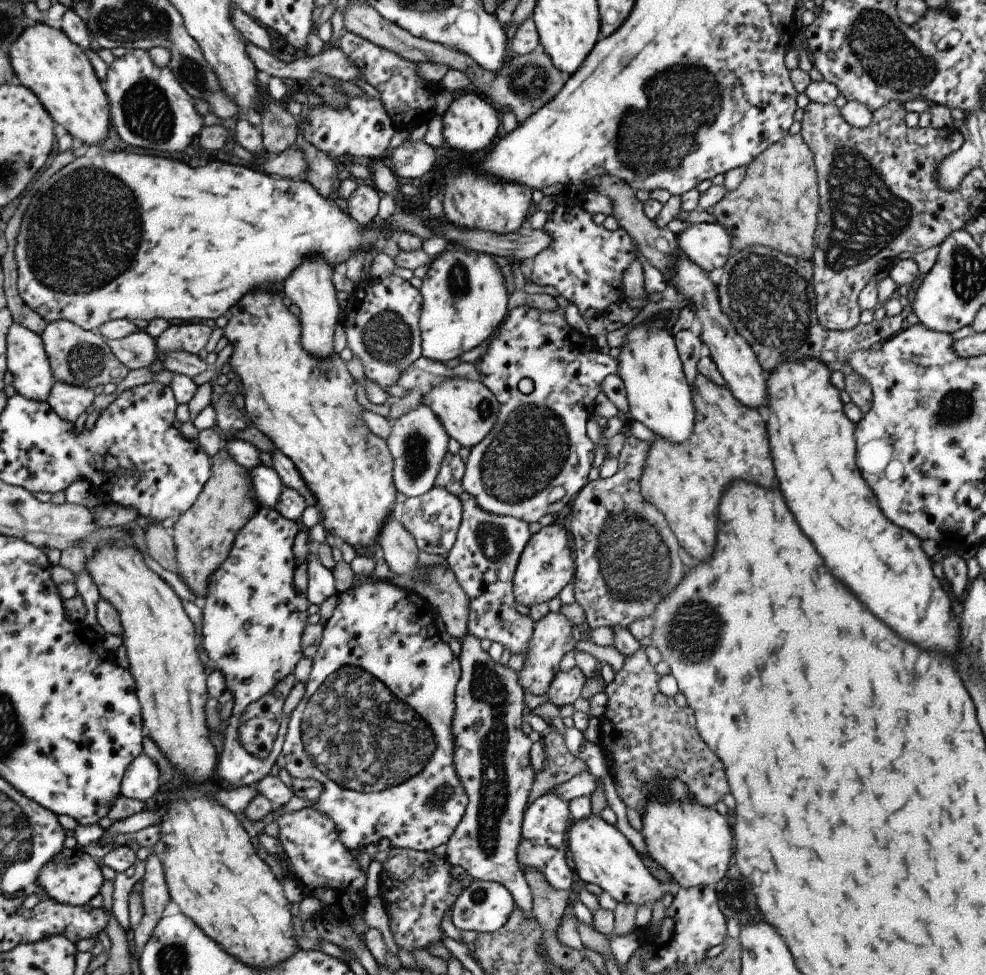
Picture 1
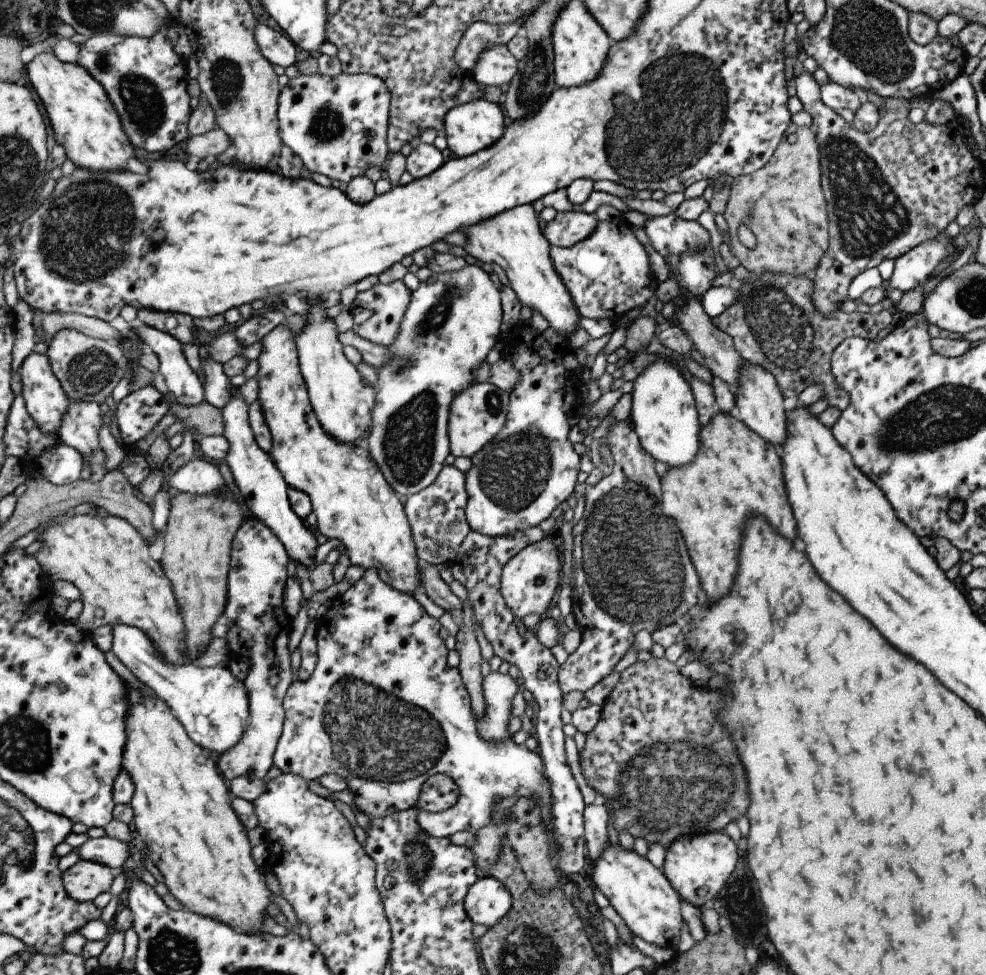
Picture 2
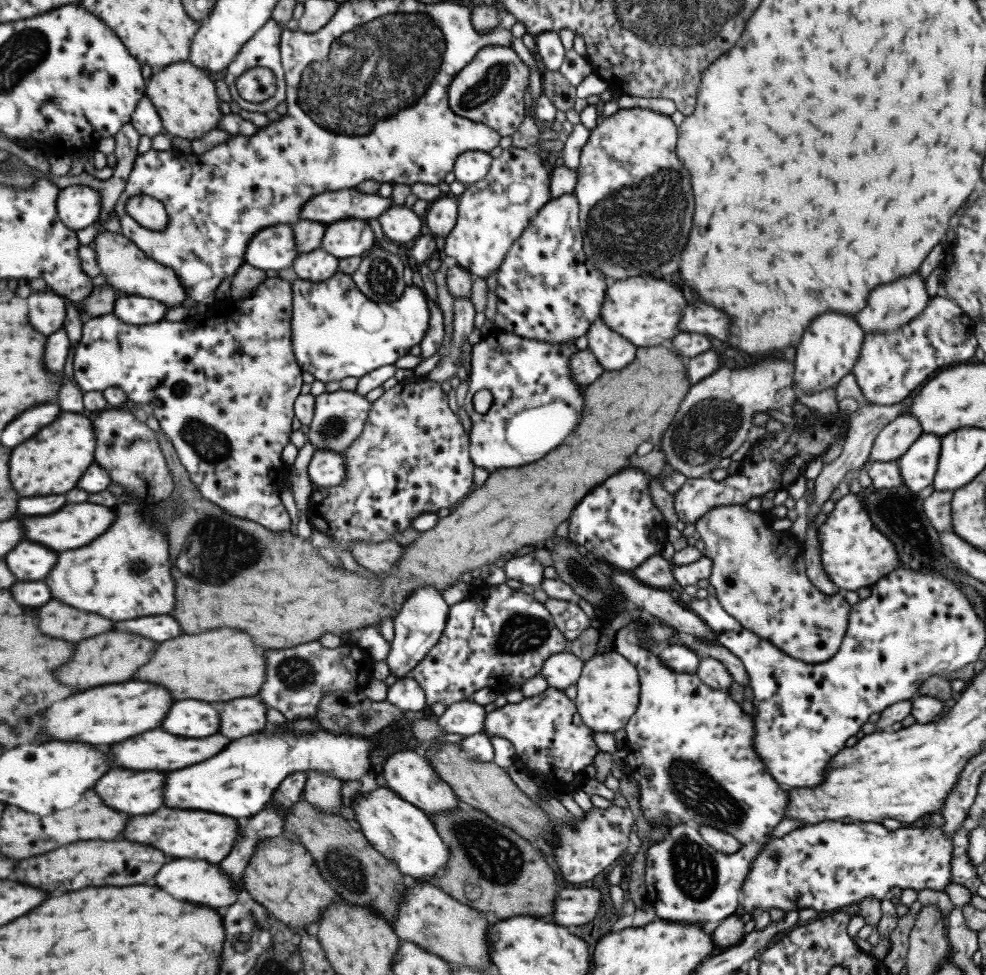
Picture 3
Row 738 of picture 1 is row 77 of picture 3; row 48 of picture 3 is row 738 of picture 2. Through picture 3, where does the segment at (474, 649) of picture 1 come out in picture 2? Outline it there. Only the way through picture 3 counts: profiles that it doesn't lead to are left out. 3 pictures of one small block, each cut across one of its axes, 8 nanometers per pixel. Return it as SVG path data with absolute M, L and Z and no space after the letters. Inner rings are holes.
M490 671L483 675L482 694L486 710L476 723L477 733L492 744L513 741L513 734L508 731L508 722L512 718L512 698L520 686L509 673Z

